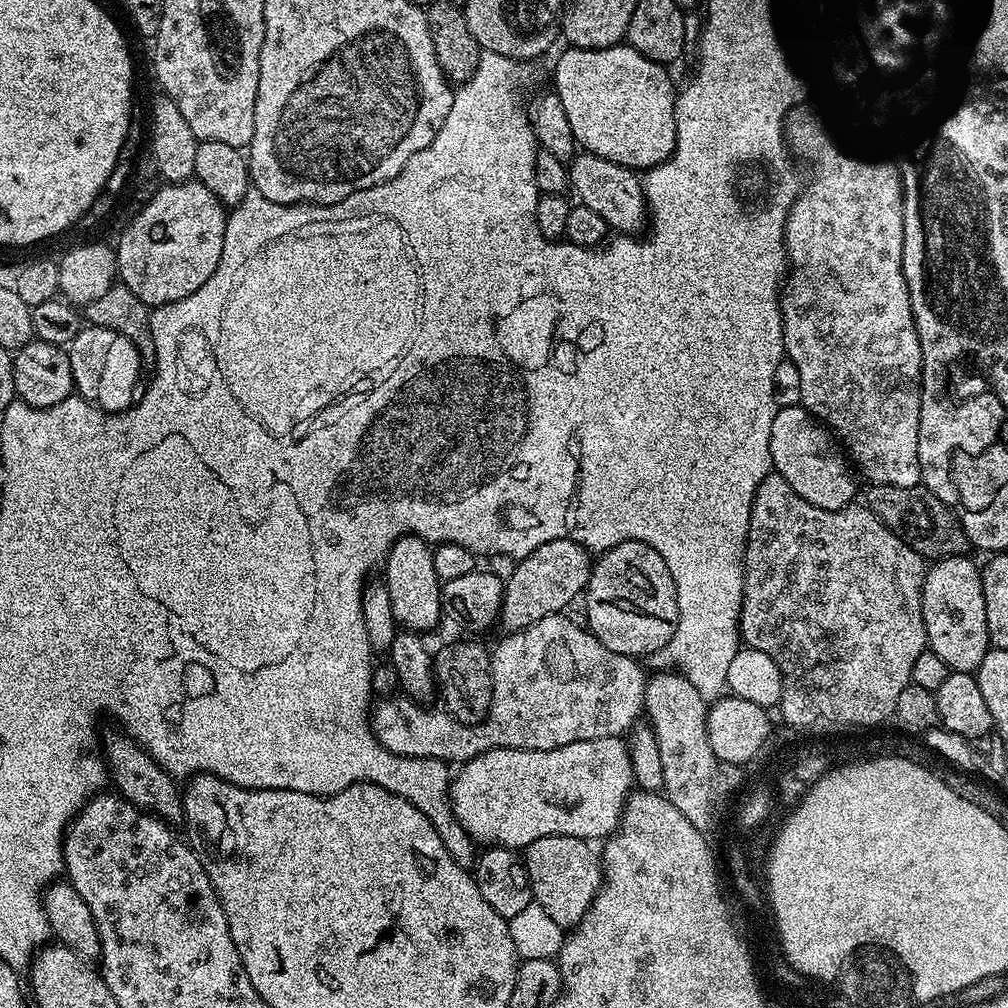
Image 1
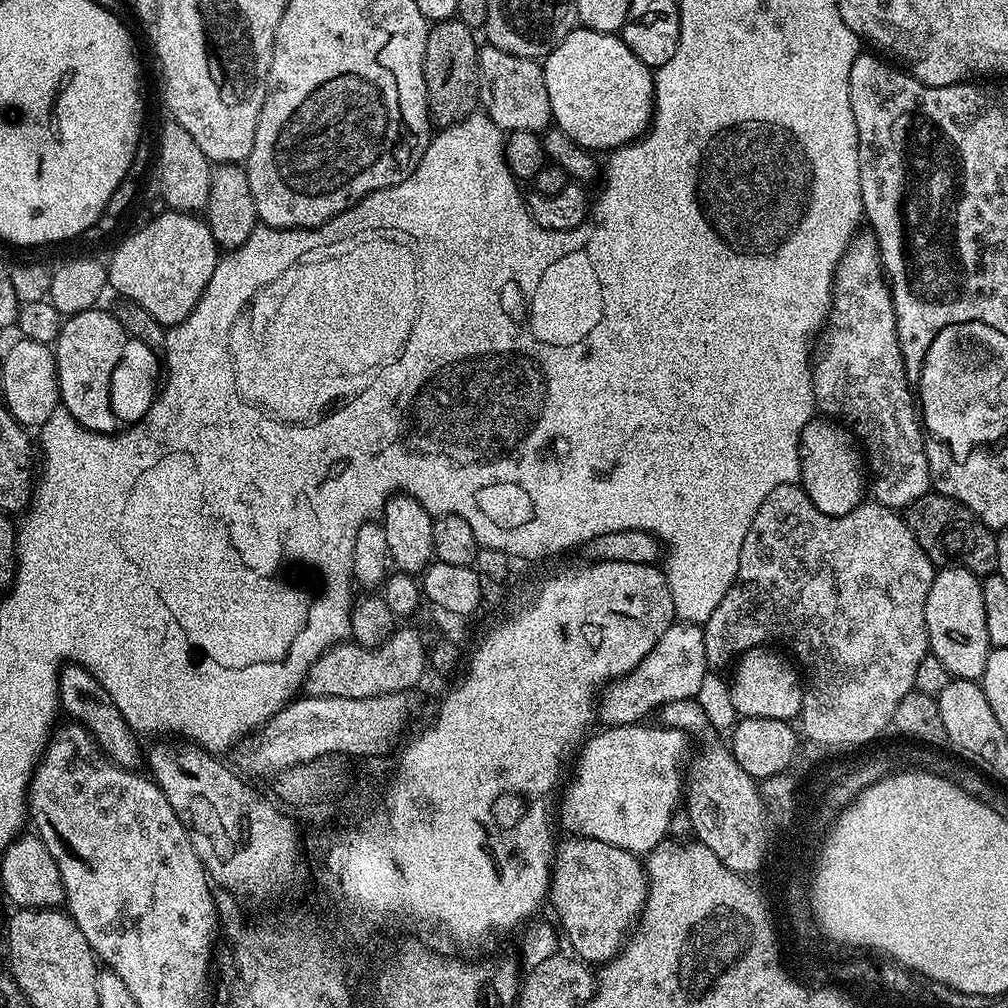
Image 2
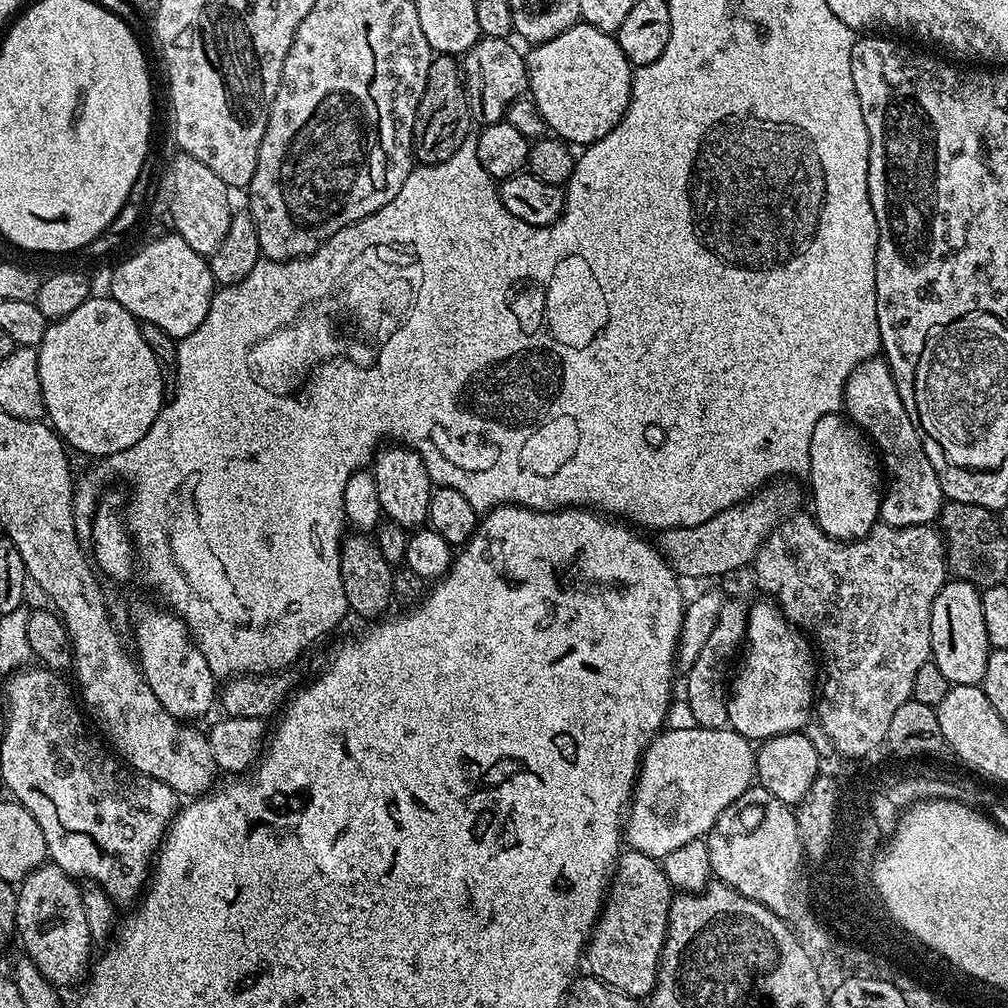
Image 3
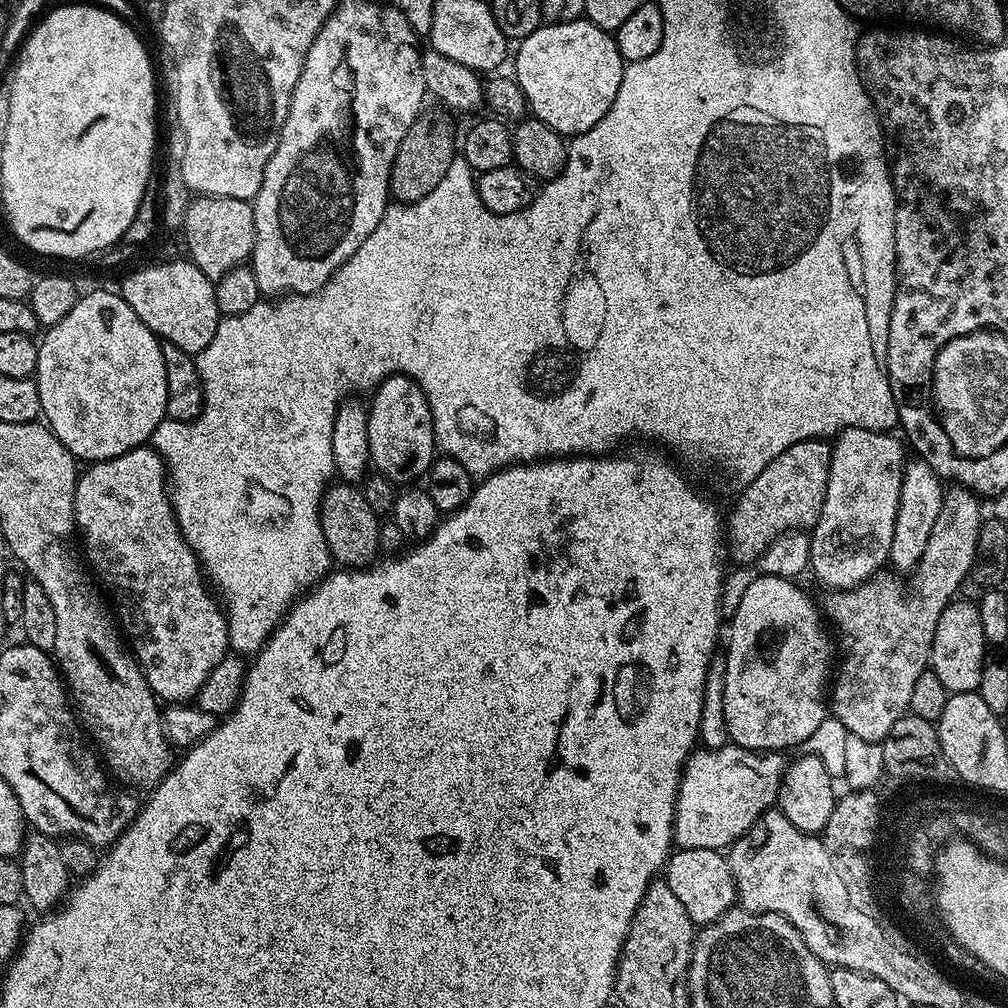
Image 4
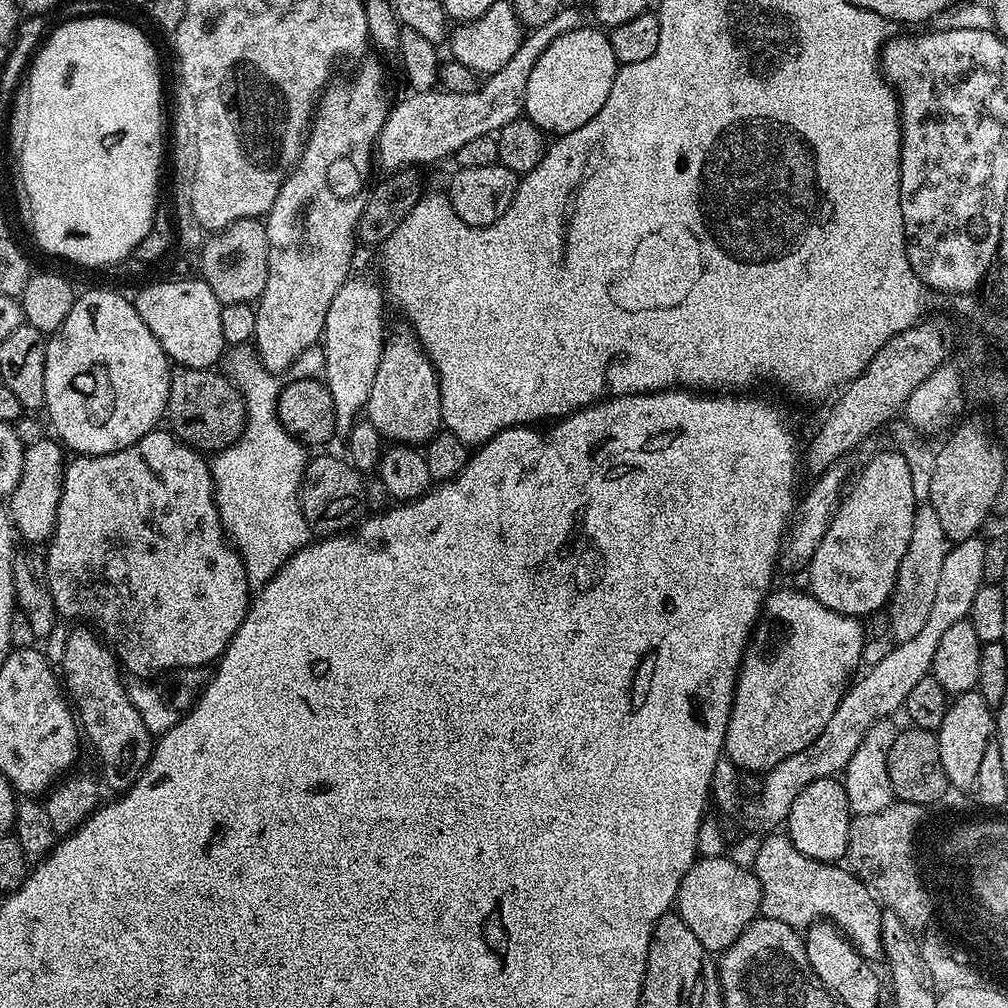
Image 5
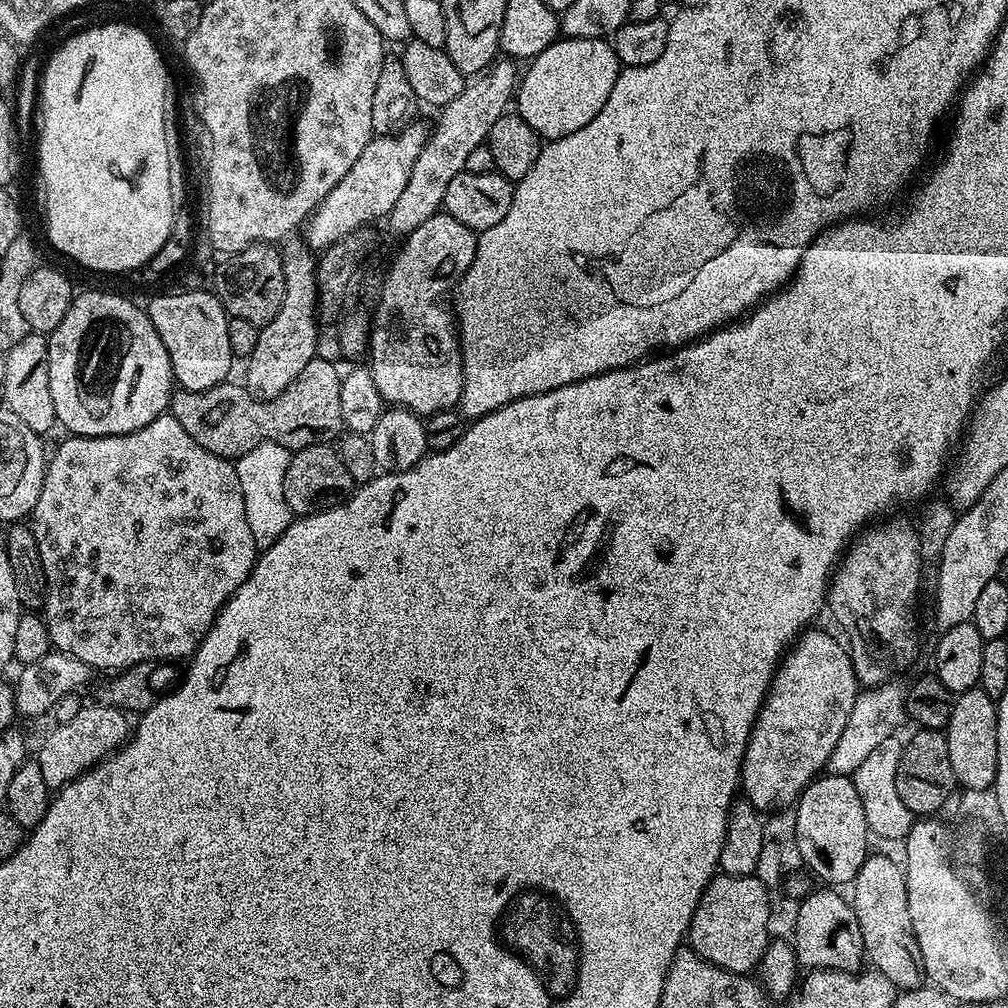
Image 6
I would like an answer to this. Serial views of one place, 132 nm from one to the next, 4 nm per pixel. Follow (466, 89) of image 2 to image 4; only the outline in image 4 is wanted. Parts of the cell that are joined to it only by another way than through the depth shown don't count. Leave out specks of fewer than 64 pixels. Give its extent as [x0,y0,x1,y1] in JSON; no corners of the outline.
[388,106,458,204]

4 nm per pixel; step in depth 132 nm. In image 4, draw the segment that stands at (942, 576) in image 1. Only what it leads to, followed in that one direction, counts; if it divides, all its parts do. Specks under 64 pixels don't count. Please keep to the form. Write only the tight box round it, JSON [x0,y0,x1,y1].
[930,598,986,694]

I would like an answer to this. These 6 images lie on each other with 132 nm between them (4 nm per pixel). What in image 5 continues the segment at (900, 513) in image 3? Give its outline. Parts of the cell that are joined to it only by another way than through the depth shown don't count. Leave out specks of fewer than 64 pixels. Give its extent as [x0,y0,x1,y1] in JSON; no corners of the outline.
[886,502,950,644]

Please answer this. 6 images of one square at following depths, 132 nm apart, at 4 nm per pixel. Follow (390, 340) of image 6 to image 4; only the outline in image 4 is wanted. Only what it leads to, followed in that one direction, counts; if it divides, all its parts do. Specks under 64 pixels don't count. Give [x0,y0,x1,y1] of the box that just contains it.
[367,376,437,486]

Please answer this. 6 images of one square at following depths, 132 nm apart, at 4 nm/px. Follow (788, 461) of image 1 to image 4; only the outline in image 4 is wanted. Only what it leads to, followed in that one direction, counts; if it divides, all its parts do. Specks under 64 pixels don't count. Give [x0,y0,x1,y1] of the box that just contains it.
[809,428,906,589]

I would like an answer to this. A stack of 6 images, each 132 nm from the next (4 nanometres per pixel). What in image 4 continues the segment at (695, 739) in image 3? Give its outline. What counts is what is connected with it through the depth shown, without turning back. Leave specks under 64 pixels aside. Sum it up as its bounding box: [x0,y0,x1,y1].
[672,743,786,849]

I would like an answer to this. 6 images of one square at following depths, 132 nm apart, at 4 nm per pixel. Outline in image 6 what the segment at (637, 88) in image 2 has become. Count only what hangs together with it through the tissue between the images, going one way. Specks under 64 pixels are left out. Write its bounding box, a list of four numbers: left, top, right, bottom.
[514,38,621,141]

